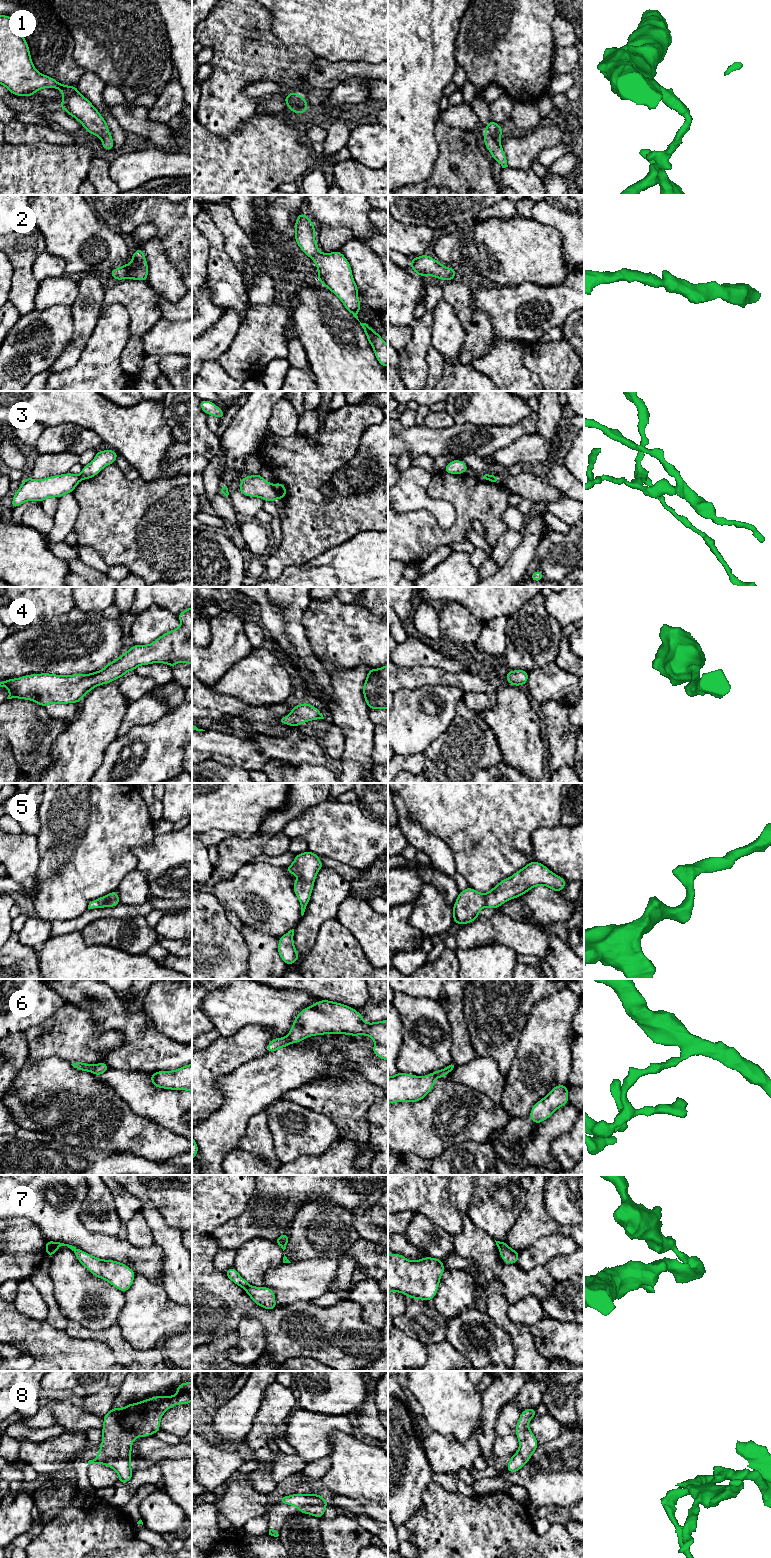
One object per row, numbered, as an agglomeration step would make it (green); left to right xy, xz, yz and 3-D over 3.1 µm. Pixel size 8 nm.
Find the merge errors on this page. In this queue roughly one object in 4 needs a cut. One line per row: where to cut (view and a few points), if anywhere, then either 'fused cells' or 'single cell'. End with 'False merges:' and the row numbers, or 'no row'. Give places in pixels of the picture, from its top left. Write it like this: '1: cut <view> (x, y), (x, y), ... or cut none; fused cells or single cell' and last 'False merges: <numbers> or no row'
1: cut none; single cell
2: cut none; single cell
3: cut xz (273, 485), (278, 496); fused cells
4: cut none; single cell
5: cut none; single cell
6: cut xy (95, 1065), (93, 1072); fused cells
7: cut xy (52, 1242), (48, 1254); fused cells
8: cut none; single cell
False merges: 3, 6, 7

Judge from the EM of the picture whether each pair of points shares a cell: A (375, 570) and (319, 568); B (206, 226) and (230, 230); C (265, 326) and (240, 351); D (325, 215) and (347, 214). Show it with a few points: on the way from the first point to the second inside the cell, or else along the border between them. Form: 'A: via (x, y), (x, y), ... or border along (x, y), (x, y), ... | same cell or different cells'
A: via (361, 570), (333, 570) | same cell
B: border along (203, 209), (223, 235), (226, 250) | different cells
C: via (259, 332), (246, 345) | same cell
D: via (330, 214), (342, 214) | same cell

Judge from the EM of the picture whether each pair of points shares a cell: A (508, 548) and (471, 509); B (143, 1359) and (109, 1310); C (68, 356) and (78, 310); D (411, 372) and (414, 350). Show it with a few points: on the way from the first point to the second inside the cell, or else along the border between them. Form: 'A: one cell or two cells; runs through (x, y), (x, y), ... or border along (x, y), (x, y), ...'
A: two cells; border along (509, 528), (499, 537), (497, 543), (492, 548)
B: two cells; border along (116, 1322), (106, 1328), (94, 1331)
C: one cell; runs through (76, 345), (80, 337), (80, 321)
D: one cell; runs through (413, 367), (414, 355)

